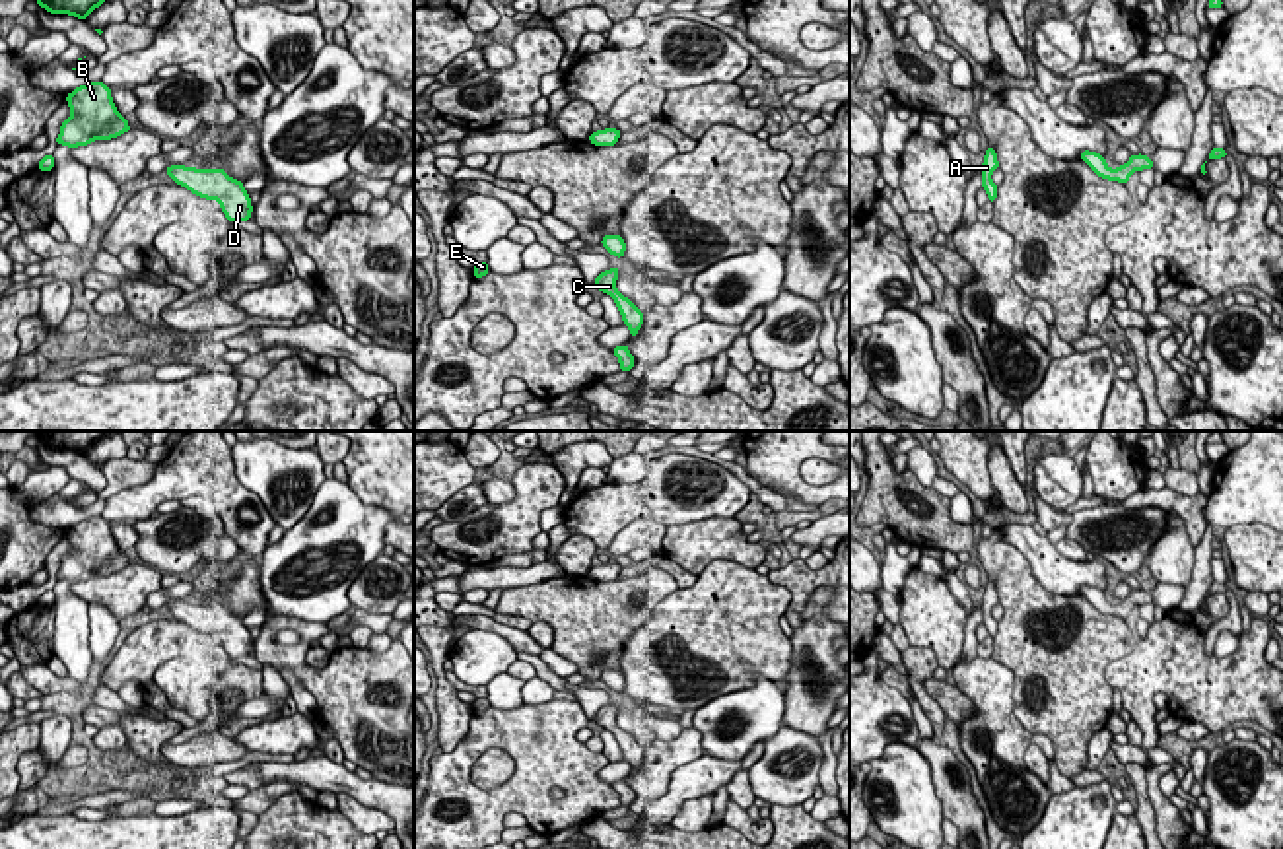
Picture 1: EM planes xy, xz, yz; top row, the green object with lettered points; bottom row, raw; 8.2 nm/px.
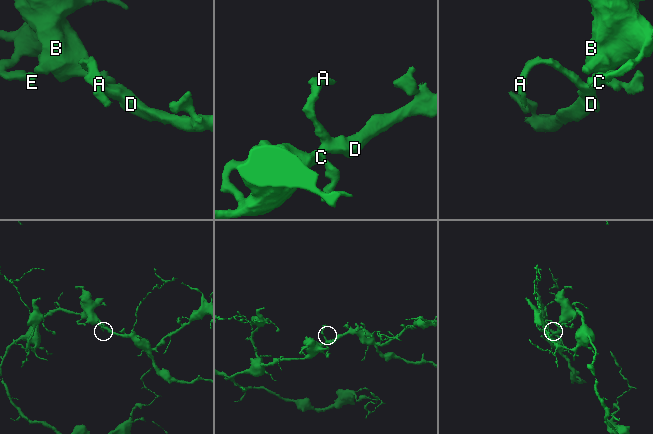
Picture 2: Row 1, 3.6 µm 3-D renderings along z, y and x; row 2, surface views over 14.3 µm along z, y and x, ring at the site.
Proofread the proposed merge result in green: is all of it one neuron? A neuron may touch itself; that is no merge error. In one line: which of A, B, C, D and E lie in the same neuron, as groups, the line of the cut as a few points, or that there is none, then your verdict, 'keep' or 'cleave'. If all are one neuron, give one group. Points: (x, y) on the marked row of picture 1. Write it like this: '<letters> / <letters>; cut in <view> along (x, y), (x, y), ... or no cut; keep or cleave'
A B C D E; no cut; keep

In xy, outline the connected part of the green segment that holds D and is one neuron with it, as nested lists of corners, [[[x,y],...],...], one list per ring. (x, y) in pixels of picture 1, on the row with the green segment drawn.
[[[169,165],[165,175],[192,194],[216,200],[231,223],[251,220],[253,206],[243,183],[229,177],[224,169]]]

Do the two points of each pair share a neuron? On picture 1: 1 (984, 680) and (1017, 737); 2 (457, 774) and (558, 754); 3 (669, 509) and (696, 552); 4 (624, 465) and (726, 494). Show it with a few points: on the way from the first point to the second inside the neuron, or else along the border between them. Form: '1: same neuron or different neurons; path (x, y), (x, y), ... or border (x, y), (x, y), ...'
1: same neuron; path (992, 694), (994, 713), (1004, 723)
2: same neuron; path (475, 747), (483, 739), (531, 739)
3: different neurons; border (722, 515), (665, 527)
4: different neurons; border (650, 459), (648, 473), (640, 480), (609, 482)

